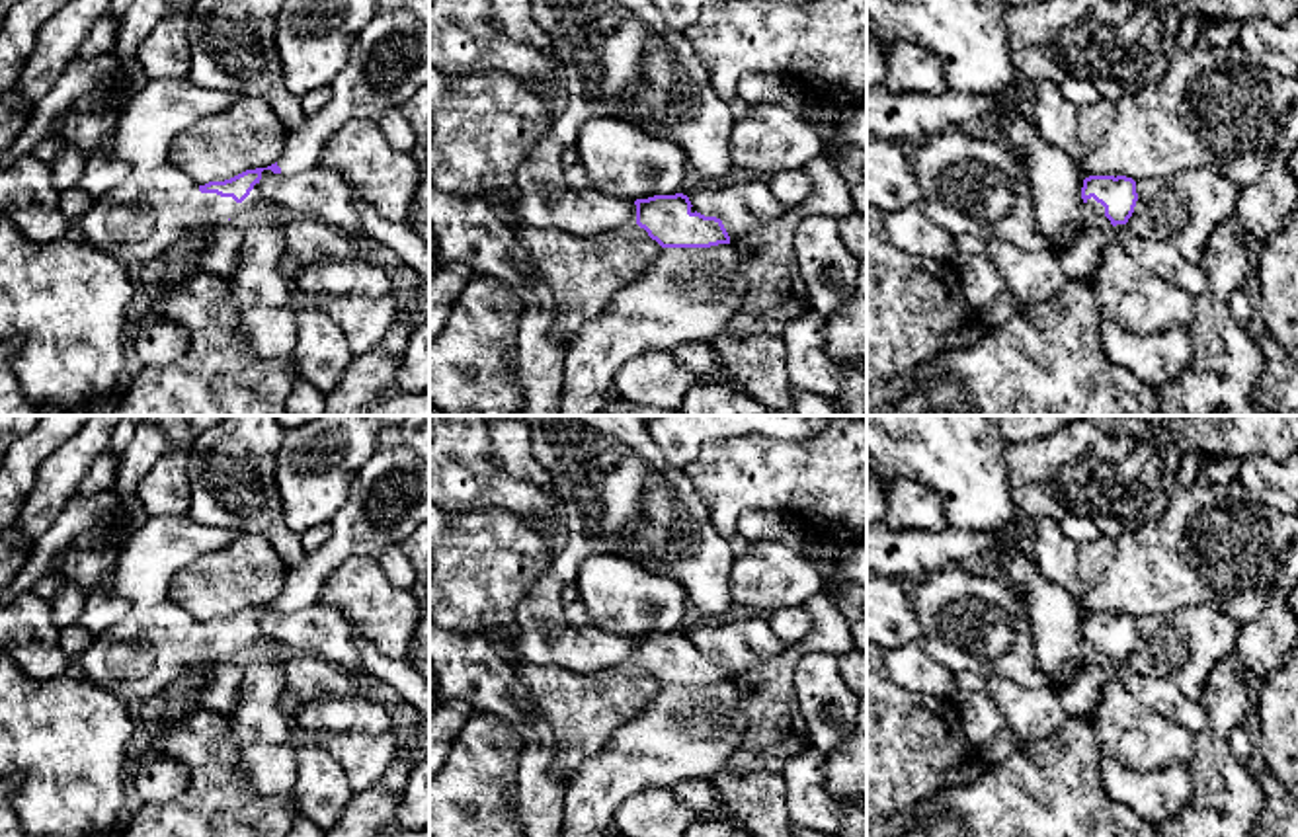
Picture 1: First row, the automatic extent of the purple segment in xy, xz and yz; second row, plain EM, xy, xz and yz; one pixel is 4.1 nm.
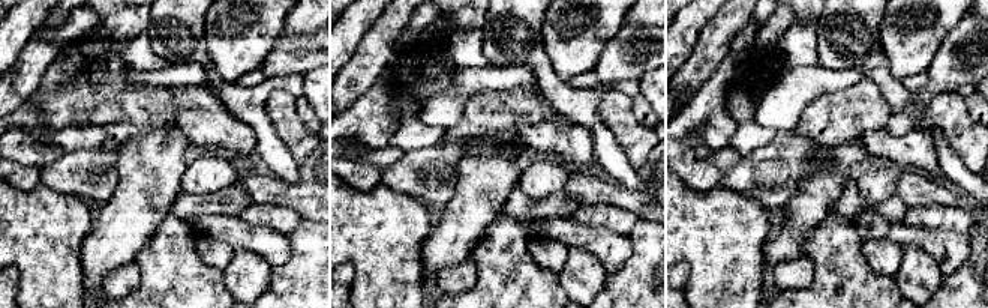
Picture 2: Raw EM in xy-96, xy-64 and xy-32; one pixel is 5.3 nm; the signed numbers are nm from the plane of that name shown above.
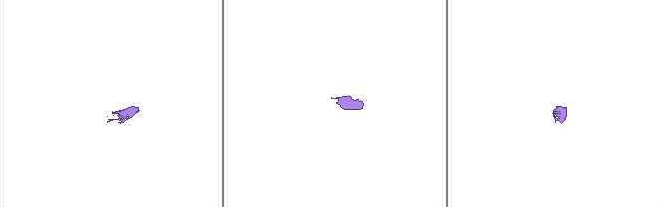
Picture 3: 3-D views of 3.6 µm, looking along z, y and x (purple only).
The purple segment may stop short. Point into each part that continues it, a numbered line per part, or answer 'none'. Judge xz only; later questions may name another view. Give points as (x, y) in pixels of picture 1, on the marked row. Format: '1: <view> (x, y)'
1: xz (584, 213)

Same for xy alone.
1: xy (389, 61)
2: xy (137, 221)

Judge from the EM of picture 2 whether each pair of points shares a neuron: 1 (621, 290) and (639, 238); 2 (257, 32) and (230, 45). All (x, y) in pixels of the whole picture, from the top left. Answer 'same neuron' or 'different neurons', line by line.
1: same neuron
2: same neuron

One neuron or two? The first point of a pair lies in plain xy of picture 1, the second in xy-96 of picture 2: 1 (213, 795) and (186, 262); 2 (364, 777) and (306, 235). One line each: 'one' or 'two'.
1: one
2: two

